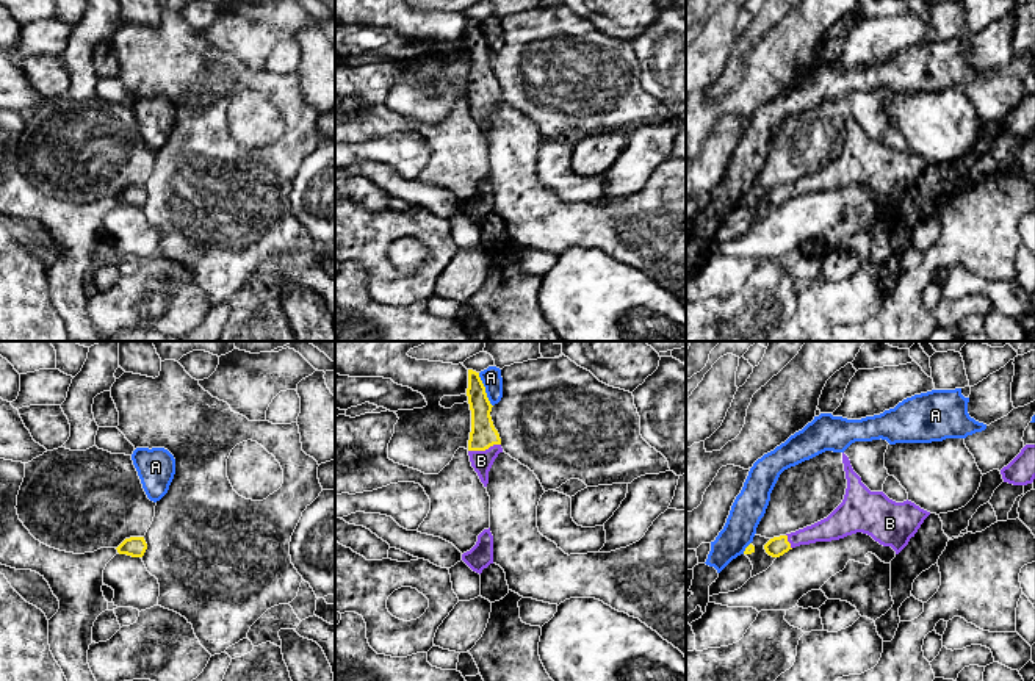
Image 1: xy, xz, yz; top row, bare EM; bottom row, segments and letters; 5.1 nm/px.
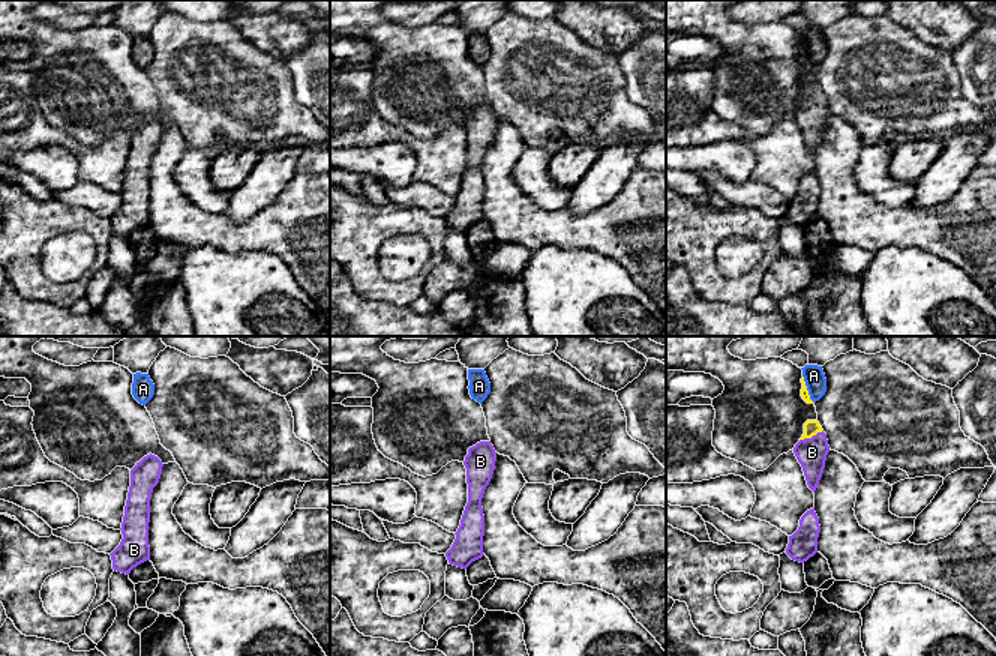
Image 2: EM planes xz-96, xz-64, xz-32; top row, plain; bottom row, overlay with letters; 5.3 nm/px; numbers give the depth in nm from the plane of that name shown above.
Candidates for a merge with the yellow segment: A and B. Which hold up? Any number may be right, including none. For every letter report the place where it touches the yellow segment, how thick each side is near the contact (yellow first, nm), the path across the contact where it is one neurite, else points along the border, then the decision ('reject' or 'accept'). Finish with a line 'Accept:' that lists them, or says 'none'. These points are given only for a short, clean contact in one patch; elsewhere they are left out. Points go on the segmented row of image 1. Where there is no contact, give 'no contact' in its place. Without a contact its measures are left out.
A: meets yellow in xz at (484, 390); 140 nm thick on the yellow side, 100 nm on the other; border along xz (478, 373), (492, 406); reject
B: meets yellow in xz at (484, 450); 140 nm thick on the yellow side, 110 nm on the other; runs through xz (483, 435), (484, 450), (481, 461); accept
Accept: B

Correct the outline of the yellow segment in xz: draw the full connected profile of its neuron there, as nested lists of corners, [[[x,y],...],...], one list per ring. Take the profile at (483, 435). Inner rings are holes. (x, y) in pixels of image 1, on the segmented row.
[[[468,369],[468,404],[471,410],[471,432],[468,440],[468,456],[471,467],[478,473],[484,487],[489,484],[489,471],[503,452],[501,438],[493,426],[490,412],[492,404],[487,398],[485,387],[479,377],[479,373]]]

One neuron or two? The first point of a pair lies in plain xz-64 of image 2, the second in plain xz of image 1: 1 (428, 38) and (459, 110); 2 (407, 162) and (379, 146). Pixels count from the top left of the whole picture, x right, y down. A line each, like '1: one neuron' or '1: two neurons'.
1: two neurons
2: one neuron

